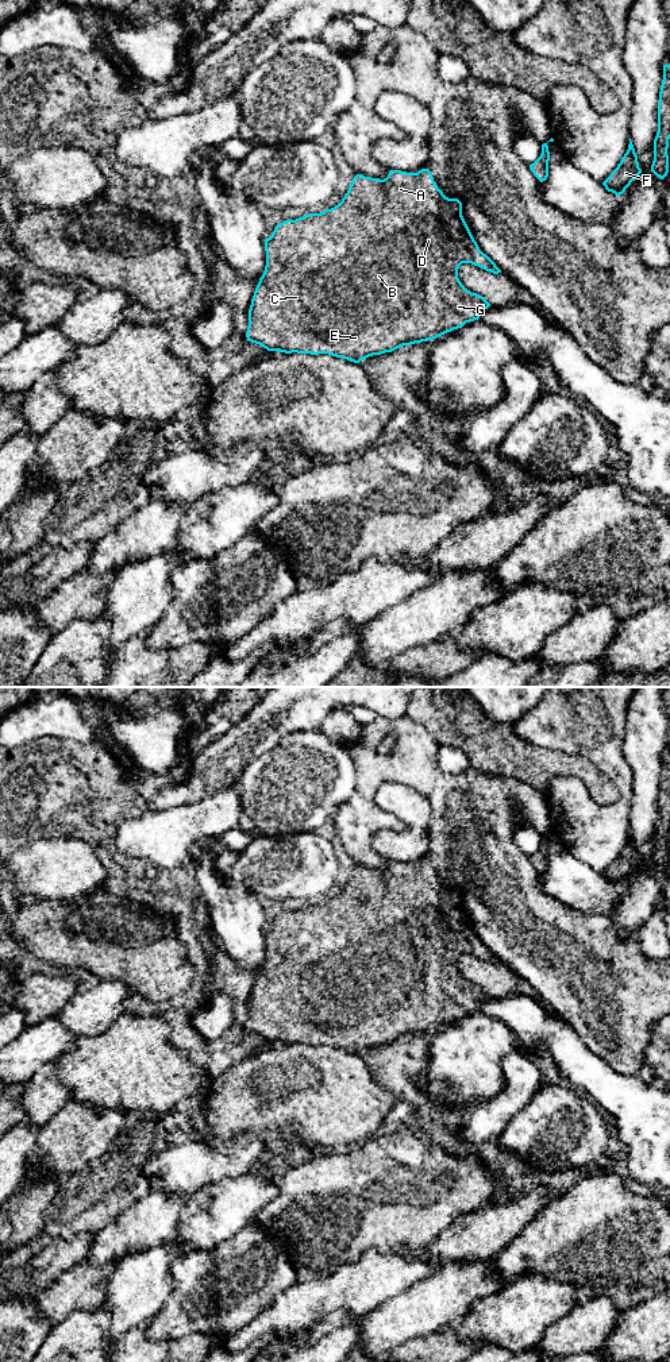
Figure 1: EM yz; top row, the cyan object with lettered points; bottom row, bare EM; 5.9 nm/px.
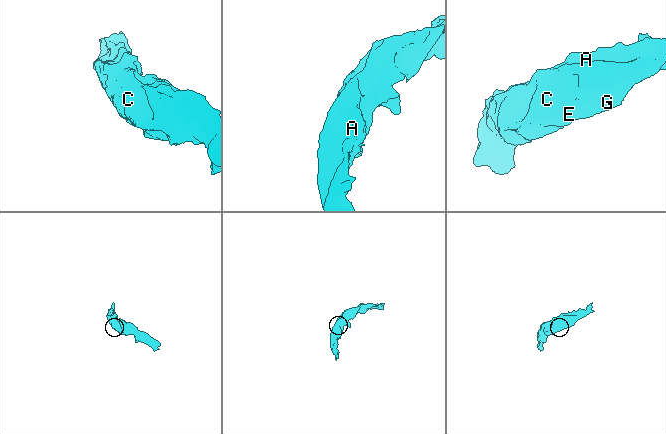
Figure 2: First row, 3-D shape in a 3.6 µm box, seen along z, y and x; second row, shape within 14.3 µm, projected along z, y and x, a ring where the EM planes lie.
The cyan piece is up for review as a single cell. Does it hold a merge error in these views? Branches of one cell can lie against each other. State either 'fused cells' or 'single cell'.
single cell

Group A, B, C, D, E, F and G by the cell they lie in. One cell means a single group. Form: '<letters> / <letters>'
A B C D E F G

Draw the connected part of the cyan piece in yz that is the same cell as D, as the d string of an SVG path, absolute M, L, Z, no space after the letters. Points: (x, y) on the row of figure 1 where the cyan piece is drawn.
M421 169L417 173L390 170L384 180L357 174L342 201L334 208L277 224L272 236L265 239L265 251L265 271L259 278L249 309L247 340L262 346L267 351L311 355L328 354L354 363L359 363L373 355L392 352L403 346L434 340L447 332L462 328L466 323L478 320L481 312L488 309L490 304L482 296L471 293L462 285L458 278L458 269L462 263L471 263L493 274L501 273L474 240L462 216L462 202L458 198L446 197L428 169Z

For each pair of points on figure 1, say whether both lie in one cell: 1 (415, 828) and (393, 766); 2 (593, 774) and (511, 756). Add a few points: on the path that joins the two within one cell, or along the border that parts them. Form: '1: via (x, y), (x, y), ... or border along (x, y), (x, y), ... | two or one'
1: border along (427, 798), (401, 783), (384, 782), (373, 801) | two
2: via (573, 766), (531, 764) | one

